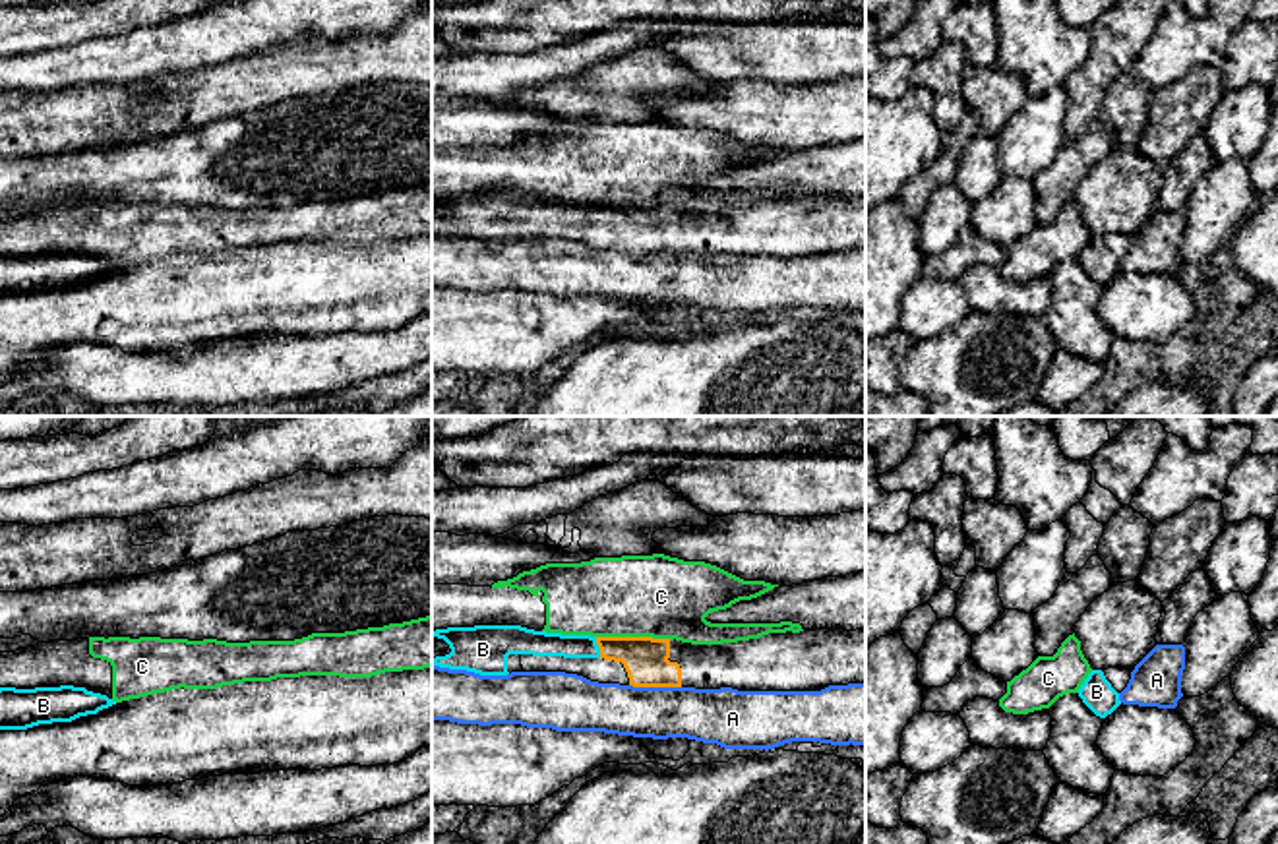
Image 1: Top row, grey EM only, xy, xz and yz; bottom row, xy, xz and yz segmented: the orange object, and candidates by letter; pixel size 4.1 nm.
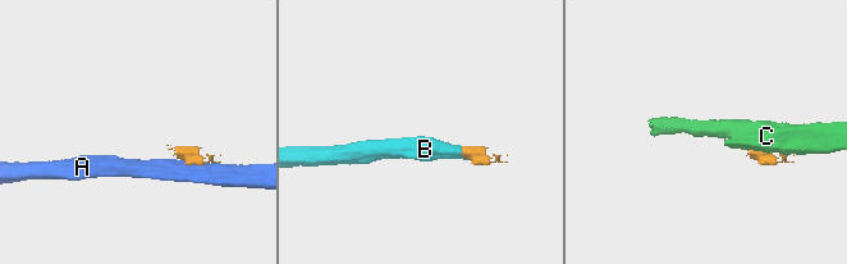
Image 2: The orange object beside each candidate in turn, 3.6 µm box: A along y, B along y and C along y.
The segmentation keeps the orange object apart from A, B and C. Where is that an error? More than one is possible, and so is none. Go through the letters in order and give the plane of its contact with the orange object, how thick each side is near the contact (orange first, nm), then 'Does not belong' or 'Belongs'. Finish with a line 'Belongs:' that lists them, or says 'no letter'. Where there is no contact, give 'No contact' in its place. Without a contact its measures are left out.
A: Touches orange in xz. Thickness 190 nm (orange) against 220 nm. Does not belong
B: Touches orange in xz. Thickness 190 nm (orange) against 110 nm. Belongs
C: Touches orange in xz. Thickness 190 nm (orange) against 340 nm. Does not belong
Belongs: B

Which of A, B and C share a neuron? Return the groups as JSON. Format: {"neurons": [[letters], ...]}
{"neurons": [["A"], ["B"], ["C"]]}

